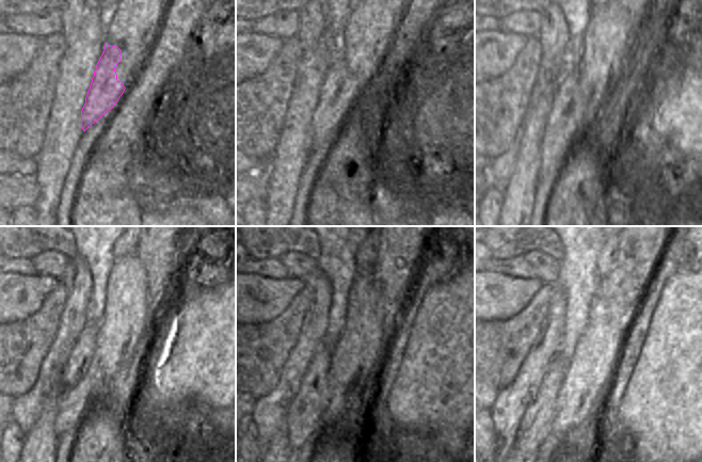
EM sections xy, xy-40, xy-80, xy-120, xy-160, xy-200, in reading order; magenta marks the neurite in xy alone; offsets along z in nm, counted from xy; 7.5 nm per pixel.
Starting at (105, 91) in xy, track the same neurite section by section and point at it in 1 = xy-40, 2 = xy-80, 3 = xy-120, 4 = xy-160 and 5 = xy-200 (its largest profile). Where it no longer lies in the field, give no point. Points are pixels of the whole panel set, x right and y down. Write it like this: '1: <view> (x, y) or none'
1: xy-40 (340, 90)
2: xy-80 (567, 117)
3: xy-120 (75, 396)
4: xy-160 (302, 419)
5: xy-200 (536, 425)

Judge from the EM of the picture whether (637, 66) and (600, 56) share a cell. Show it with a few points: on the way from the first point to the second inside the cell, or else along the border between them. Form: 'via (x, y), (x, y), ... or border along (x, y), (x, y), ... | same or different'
border along (633, 40), (627, 51), (625, 70) | different

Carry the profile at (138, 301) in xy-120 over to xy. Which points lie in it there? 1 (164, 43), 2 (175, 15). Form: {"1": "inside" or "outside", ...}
{"1": "outside", "2": "outside"}

